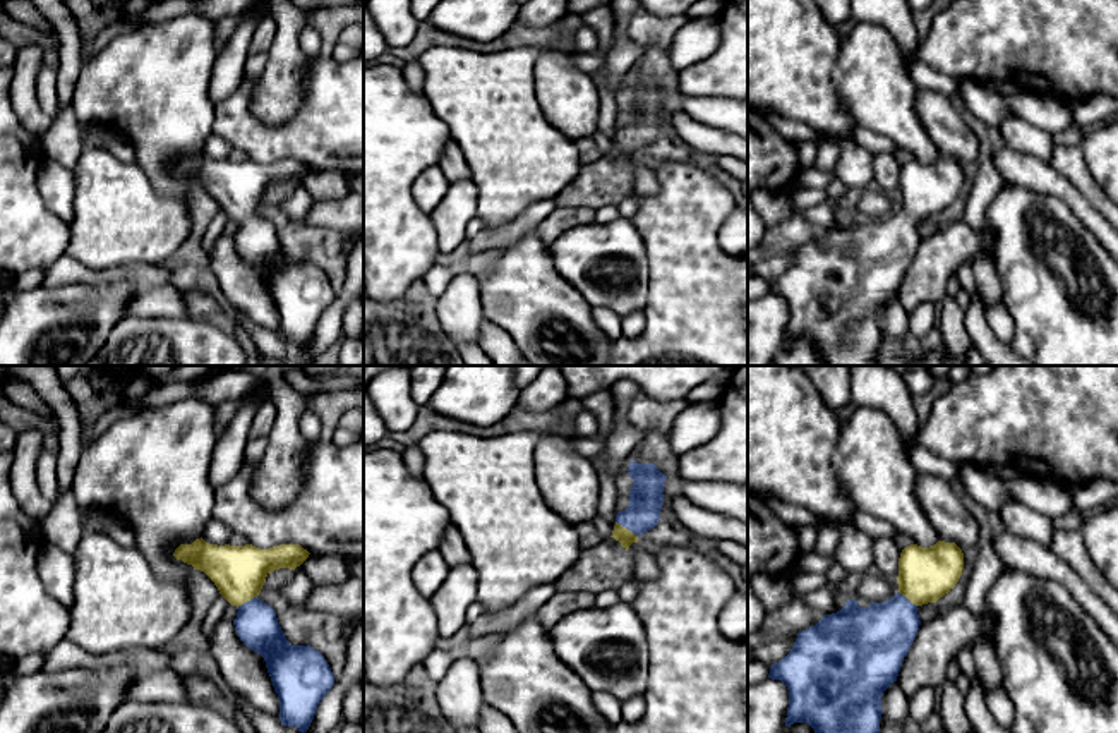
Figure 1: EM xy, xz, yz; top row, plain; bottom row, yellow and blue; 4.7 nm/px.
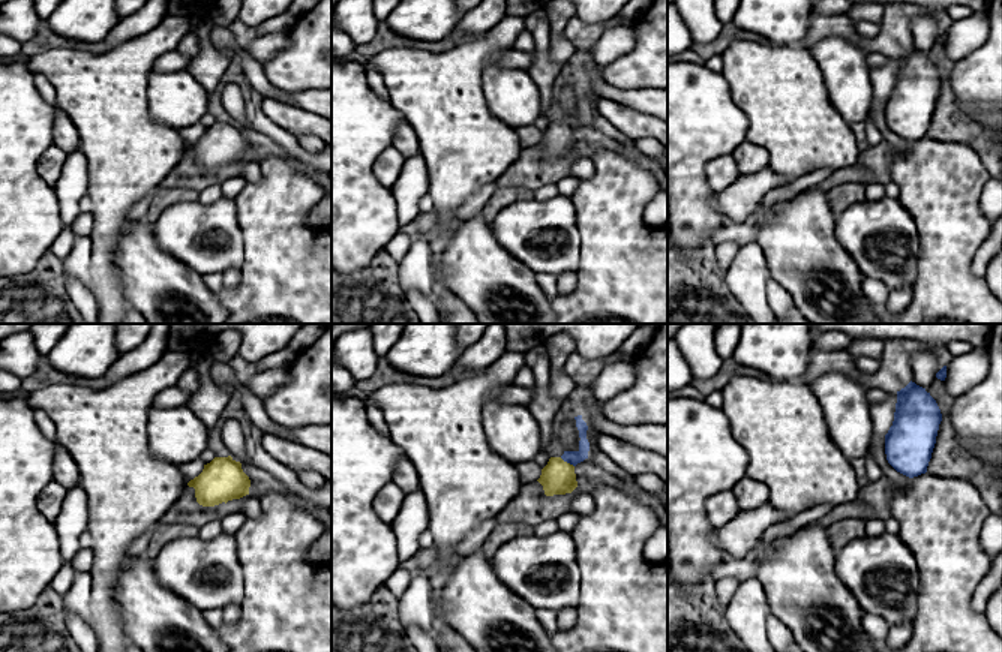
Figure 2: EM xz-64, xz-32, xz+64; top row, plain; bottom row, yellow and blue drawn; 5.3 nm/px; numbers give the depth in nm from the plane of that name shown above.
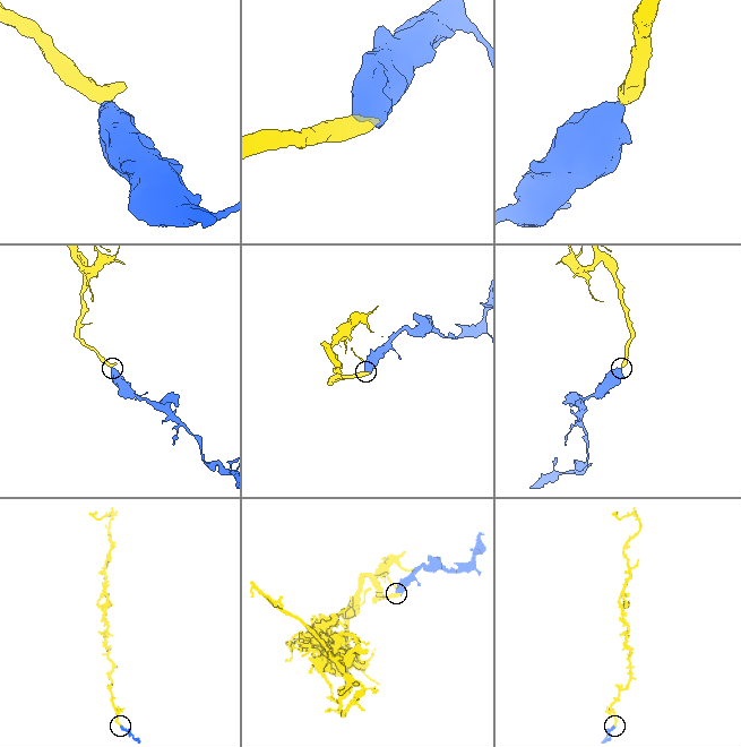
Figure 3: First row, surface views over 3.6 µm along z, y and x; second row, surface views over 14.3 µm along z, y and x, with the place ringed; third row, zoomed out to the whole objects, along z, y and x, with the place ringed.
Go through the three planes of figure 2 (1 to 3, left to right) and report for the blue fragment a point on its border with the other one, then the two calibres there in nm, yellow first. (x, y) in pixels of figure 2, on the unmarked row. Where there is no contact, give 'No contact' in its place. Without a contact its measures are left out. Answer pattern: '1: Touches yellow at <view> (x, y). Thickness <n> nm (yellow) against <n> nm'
1: No contact
2: Touches yellow at xz-32 (566, 126). Thickness 180 nm (yellow) against 80 nm
3: No contact

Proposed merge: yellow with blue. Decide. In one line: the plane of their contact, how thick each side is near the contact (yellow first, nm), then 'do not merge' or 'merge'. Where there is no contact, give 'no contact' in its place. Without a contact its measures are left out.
xz | 80/160 nm | merge

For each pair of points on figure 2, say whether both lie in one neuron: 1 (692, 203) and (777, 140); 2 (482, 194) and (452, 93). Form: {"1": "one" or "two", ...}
{"1": "two", "2": "two"}

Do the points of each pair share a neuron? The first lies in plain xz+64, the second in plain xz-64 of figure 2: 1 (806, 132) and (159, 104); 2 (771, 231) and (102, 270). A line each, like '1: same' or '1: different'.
1: different
2: different

